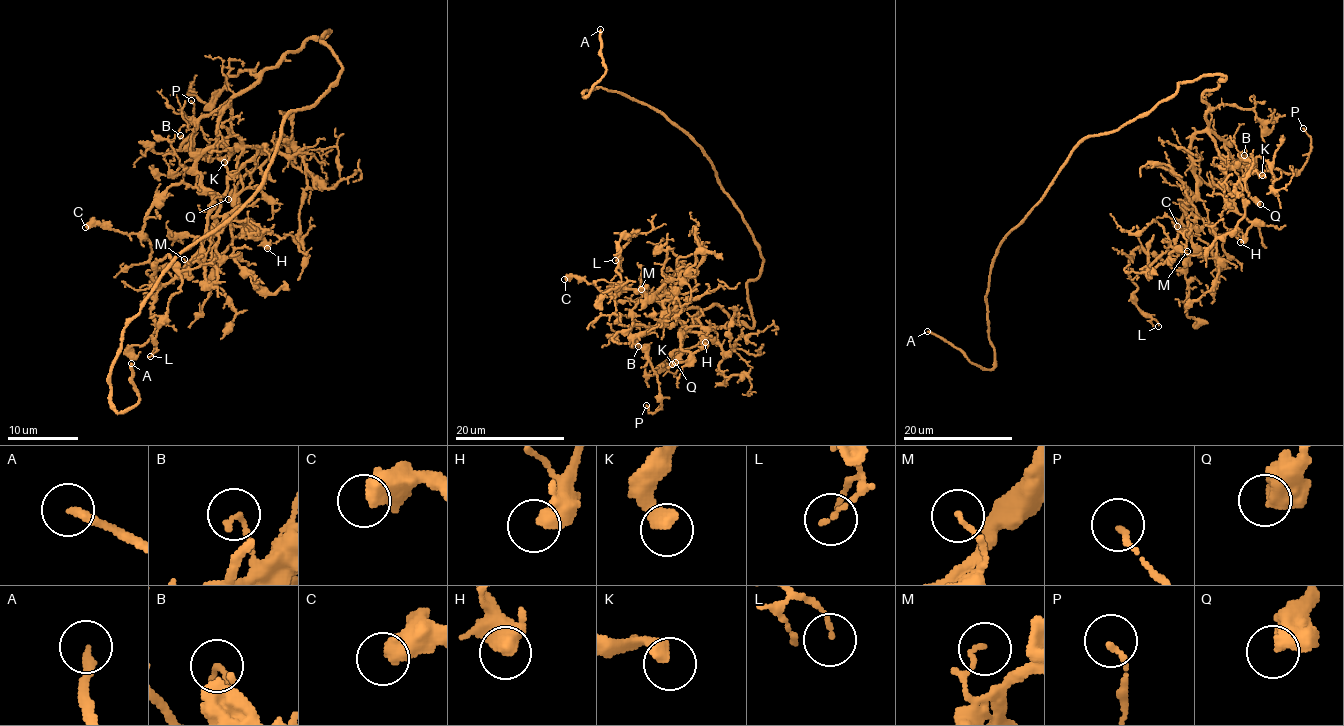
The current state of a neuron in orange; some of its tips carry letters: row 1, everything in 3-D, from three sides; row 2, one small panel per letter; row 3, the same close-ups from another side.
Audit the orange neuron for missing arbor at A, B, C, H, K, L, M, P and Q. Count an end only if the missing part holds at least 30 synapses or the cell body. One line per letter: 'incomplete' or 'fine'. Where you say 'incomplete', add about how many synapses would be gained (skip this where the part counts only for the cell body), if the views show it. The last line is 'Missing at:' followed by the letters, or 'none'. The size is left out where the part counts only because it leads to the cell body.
A: incomplete
B: fine
C: fine
H: fine
K: incomplete; about 45 synapses
L: fine
M: fine
P: fine
Q: fine
Missing at: A, K

